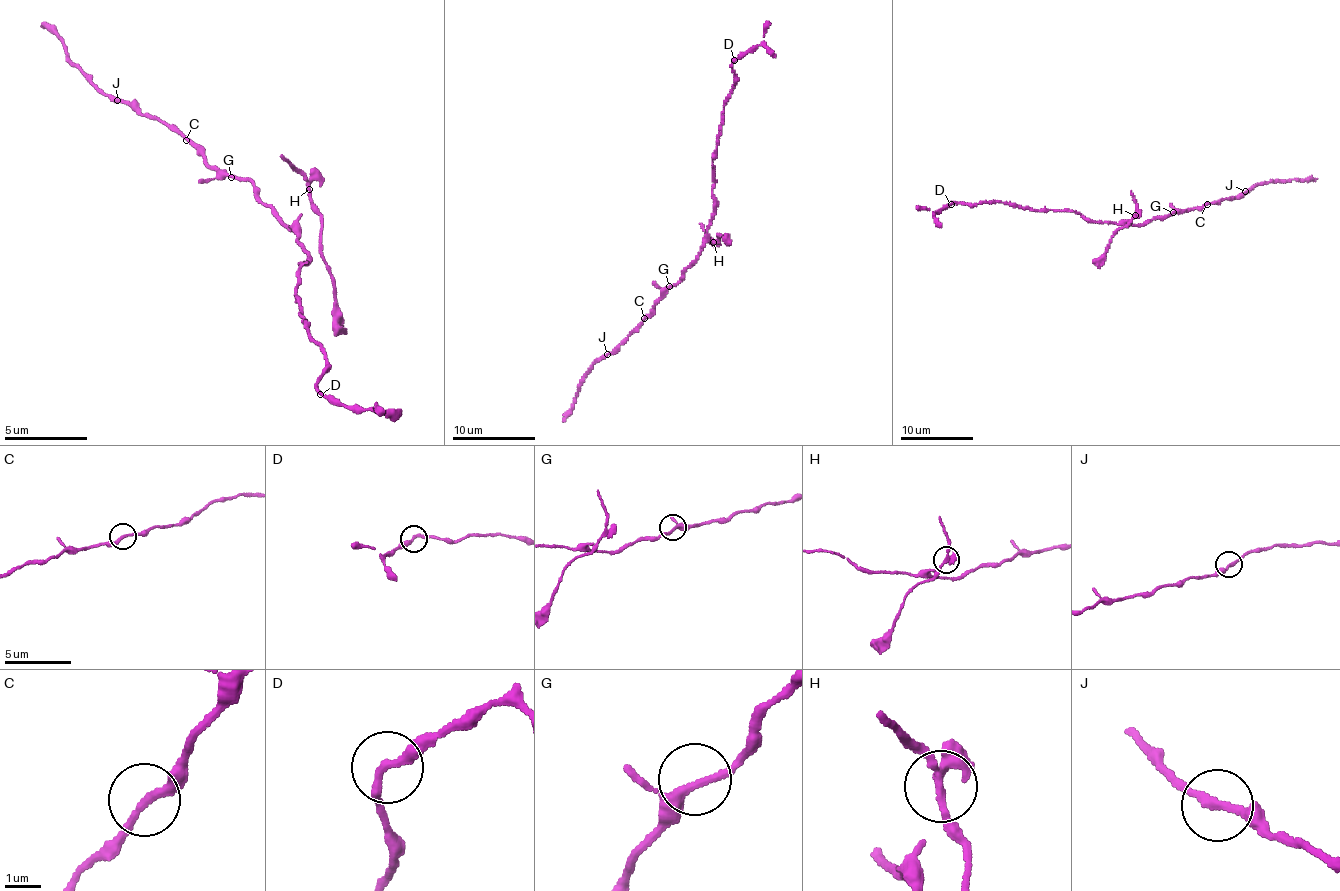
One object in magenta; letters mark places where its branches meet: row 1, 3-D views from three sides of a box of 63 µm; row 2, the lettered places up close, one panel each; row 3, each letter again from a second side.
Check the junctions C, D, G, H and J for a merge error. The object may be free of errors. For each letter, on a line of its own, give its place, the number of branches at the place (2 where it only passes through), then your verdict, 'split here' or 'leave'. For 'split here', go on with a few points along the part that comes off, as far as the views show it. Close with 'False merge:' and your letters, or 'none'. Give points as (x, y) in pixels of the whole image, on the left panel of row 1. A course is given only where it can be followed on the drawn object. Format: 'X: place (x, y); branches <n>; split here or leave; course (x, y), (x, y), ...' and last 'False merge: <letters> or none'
C: place (186, 140); branches 2; leave
D: place (320, 394); branches 2; leave
G: place (231, 177); branches 3; leave
H: place (309, 189); branches 3; split here; course (308, 187), (323, 222), (325, 263), (337, 308), (348, 335)
J: place (117, 100); branches 2; leave
False merge: H

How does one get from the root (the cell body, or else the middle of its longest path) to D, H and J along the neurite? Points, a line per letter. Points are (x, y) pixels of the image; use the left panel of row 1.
D: (297, 233), (306, 254), (294, 301), (310, 342), (325, 356), (320, 394)
H: (297, 233), (298, 219), (303, 213), (311, 211), (312, 193), (308, 187)
J: (297, 233), (261, 202), (259, 188), (208, 164), (206, 150), (183, 130), (117, 100)

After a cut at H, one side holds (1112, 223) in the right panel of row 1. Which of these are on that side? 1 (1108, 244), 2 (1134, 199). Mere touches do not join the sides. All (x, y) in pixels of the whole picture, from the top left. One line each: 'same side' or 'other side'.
1: other side
2: other side

